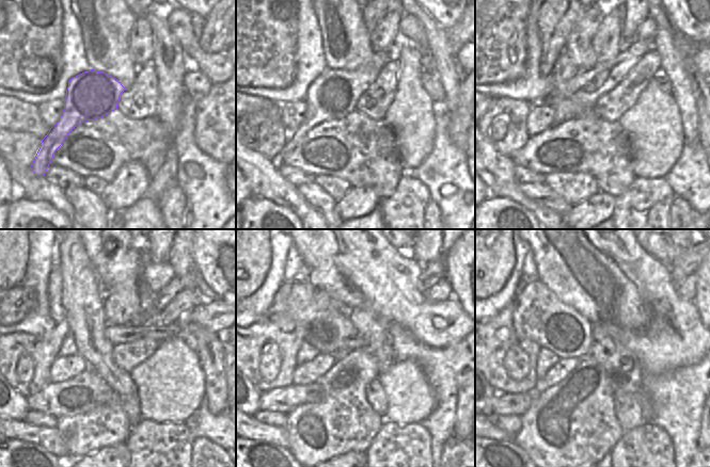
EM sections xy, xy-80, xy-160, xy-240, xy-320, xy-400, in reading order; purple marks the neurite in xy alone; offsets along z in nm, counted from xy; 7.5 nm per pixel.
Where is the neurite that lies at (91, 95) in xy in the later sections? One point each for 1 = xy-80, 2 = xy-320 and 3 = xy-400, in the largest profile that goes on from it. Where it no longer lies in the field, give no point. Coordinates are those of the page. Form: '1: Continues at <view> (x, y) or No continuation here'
1: Continues at xy-80 (334, 94)
2: Continues at xy-320 (435, 271)
3: Continues at xy-400 (687, 264).

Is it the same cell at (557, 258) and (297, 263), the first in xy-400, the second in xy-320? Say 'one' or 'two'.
two

